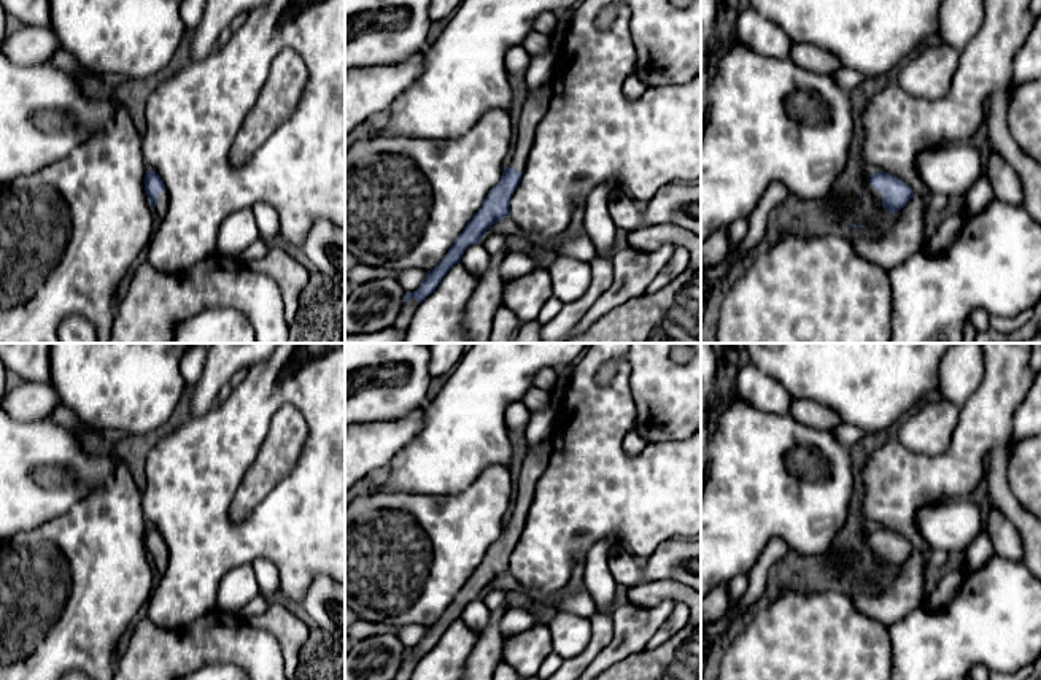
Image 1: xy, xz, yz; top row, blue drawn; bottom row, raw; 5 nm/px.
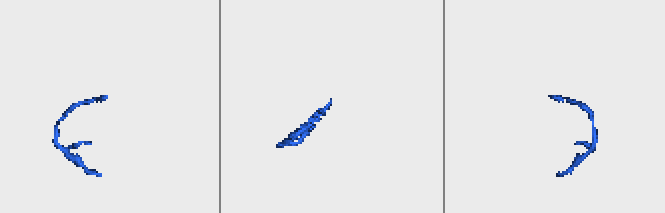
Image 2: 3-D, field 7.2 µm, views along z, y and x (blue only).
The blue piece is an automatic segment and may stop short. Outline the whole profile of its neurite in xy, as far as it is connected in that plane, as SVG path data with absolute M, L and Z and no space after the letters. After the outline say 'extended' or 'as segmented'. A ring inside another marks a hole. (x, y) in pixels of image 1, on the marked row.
M146 172L145 191L151 203L156 221L162 219L167 211L168 194L165 184L156 172Z; extended

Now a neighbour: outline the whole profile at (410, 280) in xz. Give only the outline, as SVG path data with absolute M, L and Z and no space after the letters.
M410 269L410 270L397 272L396 280L405 289L405 292L413 292L421 286L426 275L428 275L428 270Z

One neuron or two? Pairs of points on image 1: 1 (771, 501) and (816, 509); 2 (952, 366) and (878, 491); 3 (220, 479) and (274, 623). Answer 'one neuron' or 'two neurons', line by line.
1: one neuron
2: two neurons
3: two neurons

